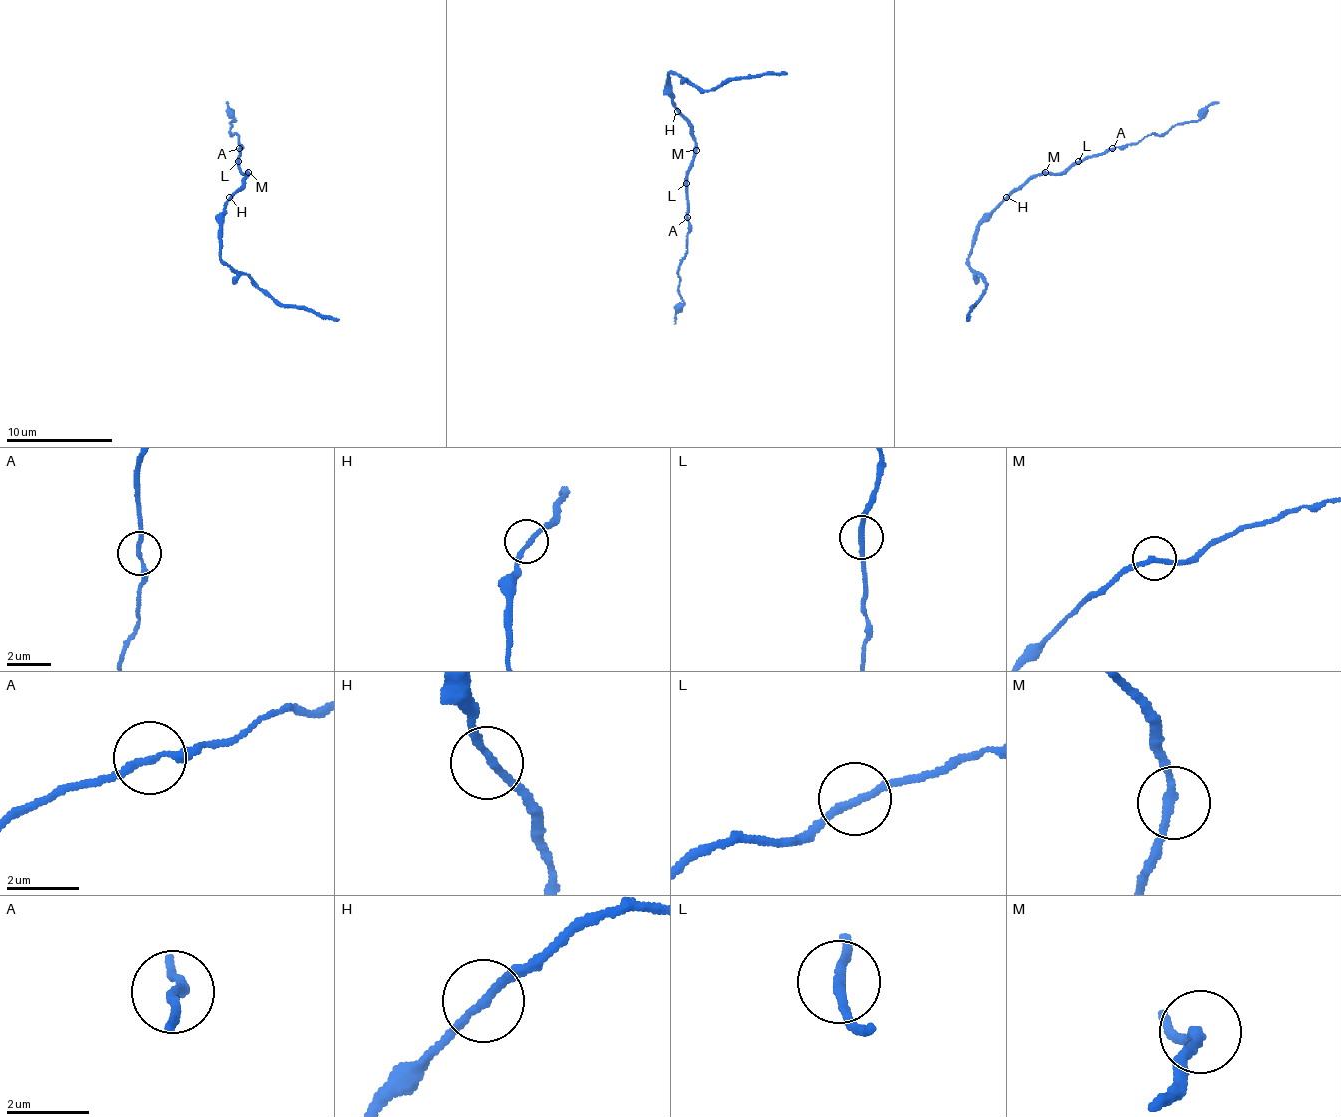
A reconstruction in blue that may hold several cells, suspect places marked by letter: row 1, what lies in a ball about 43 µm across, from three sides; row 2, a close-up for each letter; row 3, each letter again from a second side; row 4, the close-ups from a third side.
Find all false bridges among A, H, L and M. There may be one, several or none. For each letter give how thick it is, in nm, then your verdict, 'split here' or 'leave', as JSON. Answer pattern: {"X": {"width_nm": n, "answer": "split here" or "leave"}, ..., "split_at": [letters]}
{"A": {"width_nm": 190, "answer": "split here"}, "H": {"width_nm": 200, "answer": "leave"}, "L": {"width_nm": 220, "answer": "leave"}, "M": {"width_nm": 220, "answer": "leave"}, "split_at": ["A"]}

